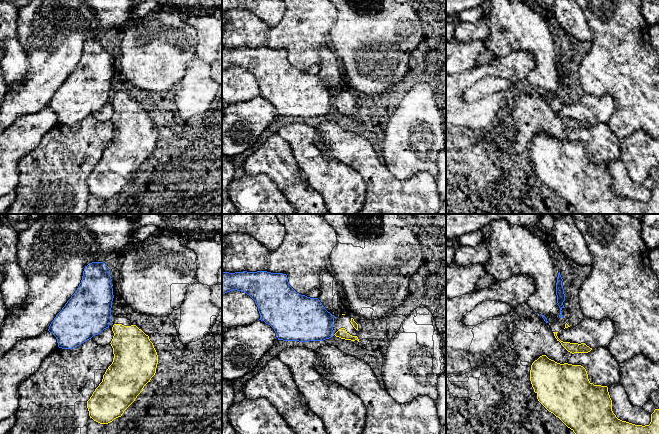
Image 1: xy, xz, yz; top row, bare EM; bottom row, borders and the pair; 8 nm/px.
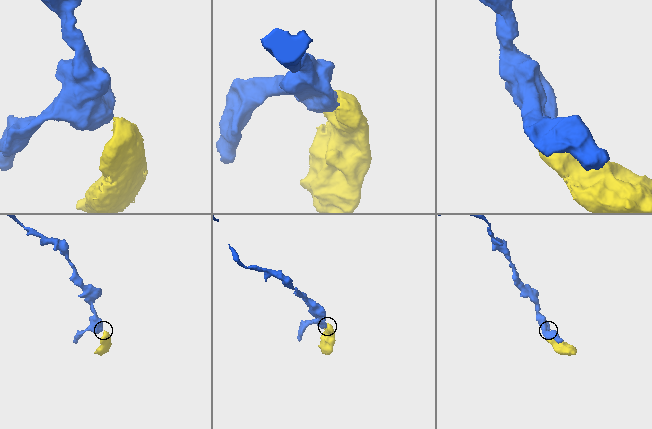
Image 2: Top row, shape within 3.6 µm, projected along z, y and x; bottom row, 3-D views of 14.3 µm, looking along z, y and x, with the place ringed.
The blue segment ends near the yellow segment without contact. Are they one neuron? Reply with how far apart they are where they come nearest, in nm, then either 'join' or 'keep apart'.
0 nm apart; keep apart

